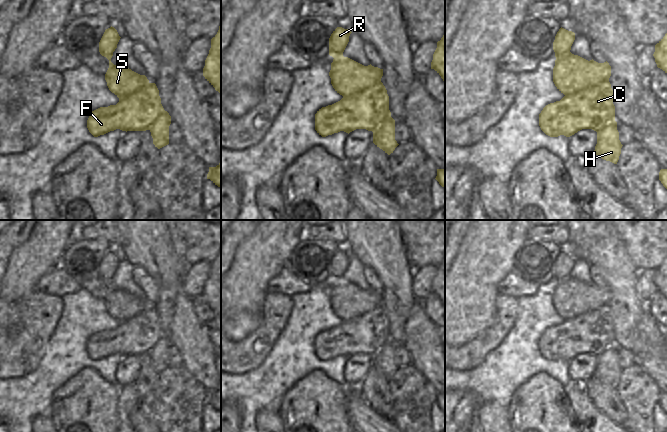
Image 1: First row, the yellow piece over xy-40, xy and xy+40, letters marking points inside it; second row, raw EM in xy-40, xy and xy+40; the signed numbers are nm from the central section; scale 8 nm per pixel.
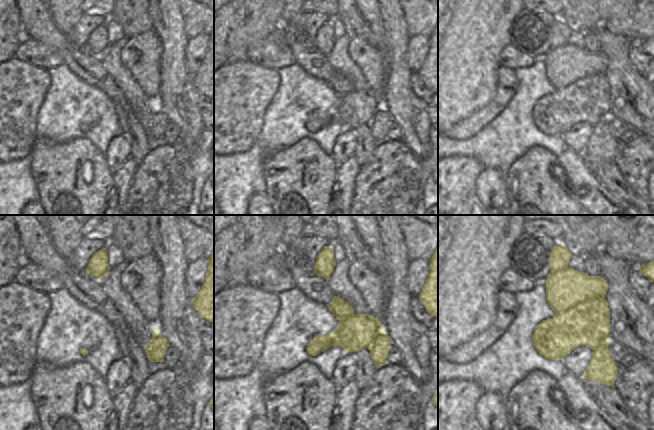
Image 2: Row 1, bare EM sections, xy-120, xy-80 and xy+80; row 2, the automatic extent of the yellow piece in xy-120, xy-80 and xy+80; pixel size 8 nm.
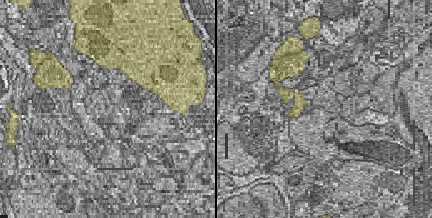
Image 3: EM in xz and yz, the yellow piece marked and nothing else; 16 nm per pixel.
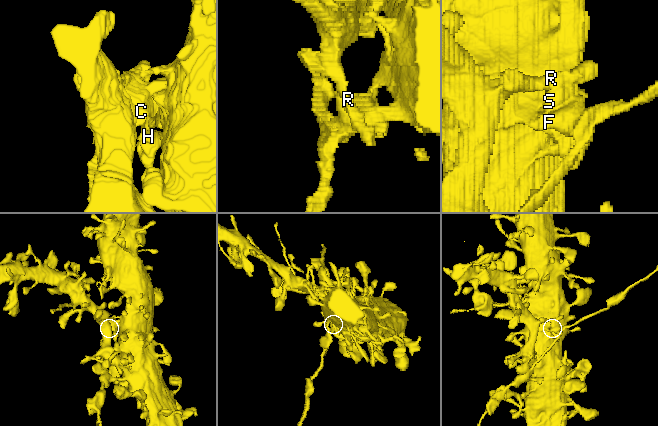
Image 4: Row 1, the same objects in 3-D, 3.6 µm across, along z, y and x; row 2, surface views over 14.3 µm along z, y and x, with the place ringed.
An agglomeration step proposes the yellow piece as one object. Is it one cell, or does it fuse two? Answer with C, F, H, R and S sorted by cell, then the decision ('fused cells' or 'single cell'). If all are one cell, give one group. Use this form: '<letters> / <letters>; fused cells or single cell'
C F / H R S; fused cells

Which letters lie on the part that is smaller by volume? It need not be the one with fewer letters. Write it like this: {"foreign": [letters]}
{"foreign": ["C", "F"]}

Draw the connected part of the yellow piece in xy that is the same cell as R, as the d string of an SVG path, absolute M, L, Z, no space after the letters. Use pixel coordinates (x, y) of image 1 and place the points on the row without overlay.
M337 251L329 262L329 279L334 282L329 300L333 312L343 321L350 321L376 309L383 300L383 293L371 288L364 290L343 280L351 257L348 253Z

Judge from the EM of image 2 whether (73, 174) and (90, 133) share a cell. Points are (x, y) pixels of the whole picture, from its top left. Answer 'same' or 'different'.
different

